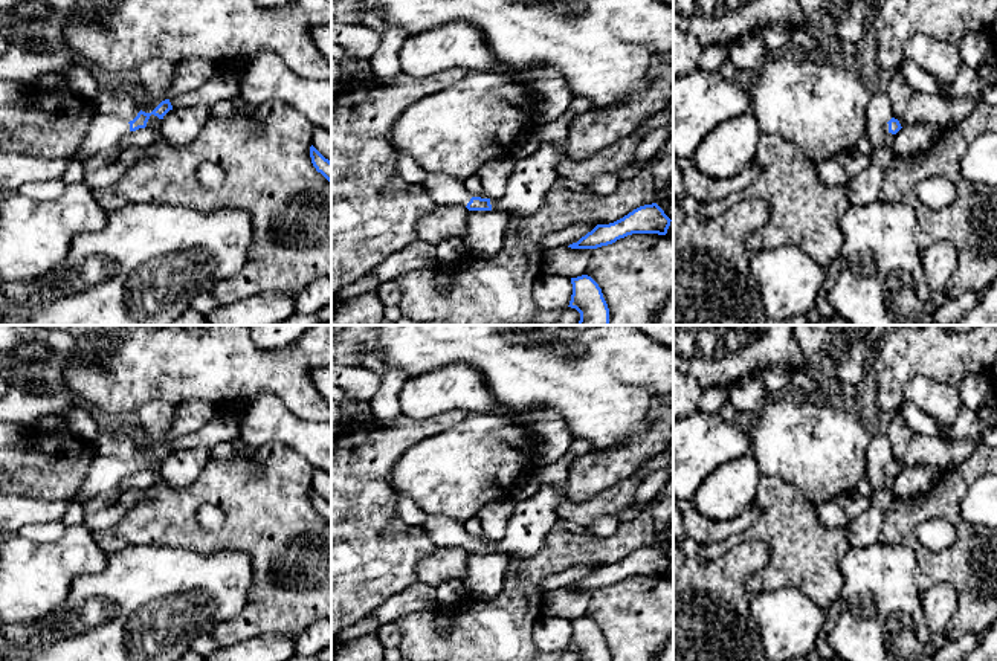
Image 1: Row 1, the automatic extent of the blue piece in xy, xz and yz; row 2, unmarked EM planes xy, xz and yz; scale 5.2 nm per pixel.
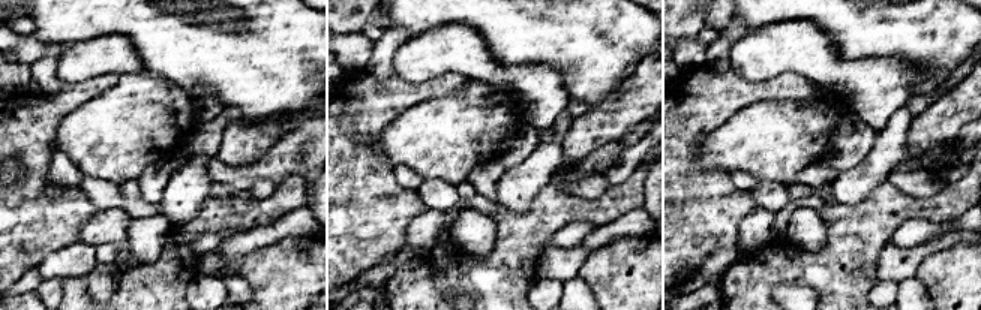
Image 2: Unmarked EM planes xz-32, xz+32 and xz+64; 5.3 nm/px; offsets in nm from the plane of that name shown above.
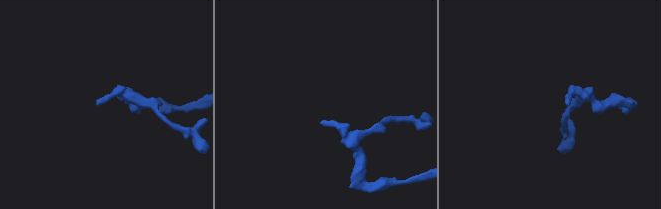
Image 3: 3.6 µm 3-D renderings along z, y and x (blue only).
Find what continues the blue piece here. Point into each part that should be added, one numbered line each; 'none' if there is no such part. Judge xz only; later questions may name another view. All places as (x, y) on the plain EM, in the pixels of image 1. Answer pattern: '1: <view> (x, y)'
1: xz (446, 533)

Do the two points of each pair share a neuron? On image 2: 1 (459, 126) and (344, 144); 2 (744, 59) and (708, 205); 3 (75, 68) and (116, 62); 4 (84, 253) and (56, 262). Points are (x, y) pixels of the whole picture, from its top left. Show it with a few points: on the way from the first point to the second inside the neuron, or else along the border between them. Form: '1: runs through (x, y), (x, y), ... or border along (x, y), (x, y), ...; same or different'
1: border along (402, 111), (374, 143); different
2: border along (731, 66), (741, 77), (752, 81), (776, 77); different
3: runs through (86, 62), (105, 62); same
4: runs through (77, 259), (63, 262); same

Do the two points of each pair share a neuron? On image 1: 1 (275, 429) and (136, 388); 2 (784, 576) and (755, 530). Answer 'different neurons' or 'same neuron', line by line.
1: different neurons
2: same neuron

